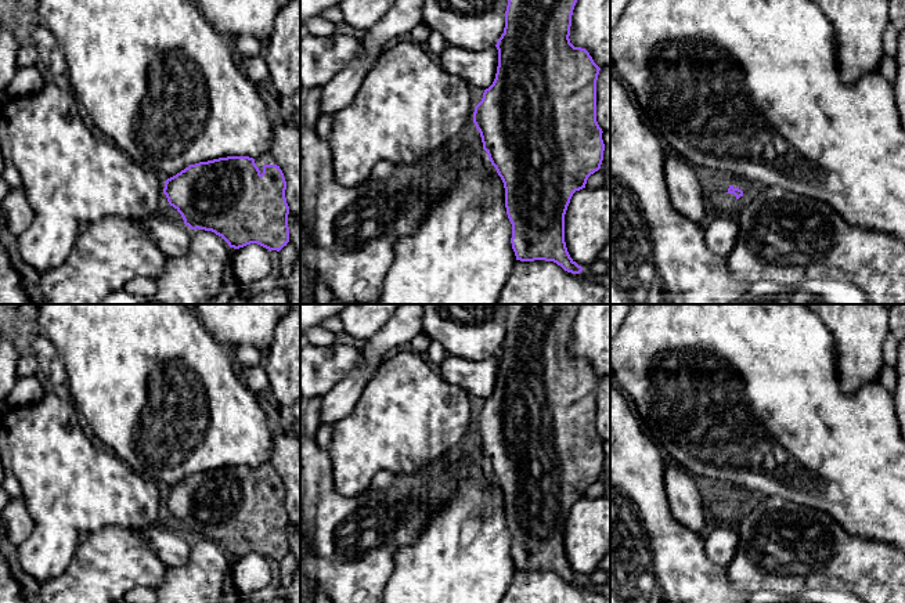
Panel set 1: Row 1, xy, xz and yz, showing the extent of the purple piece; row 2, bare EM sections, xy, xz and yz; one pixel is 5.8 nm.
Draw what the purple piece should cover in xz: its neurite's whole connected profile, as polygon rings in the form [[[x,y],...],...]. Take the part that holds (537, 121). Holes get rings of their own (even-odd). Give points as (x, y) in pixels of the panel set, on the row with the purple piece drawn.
[[[508,0],[504,33],[495,44],[495,79],[484,90],[473,112],[483,149],[504,183],[516,260],[554,261],[572,274],[580,274],[583,267],[567,252],[565,214],[573,194],[585,188],[588,177],[601,169],[605,151],[603,131],[596,122],[596,80],[601,68],[585,48],[574,47],[569,39],[576,3],[577,0]]]

